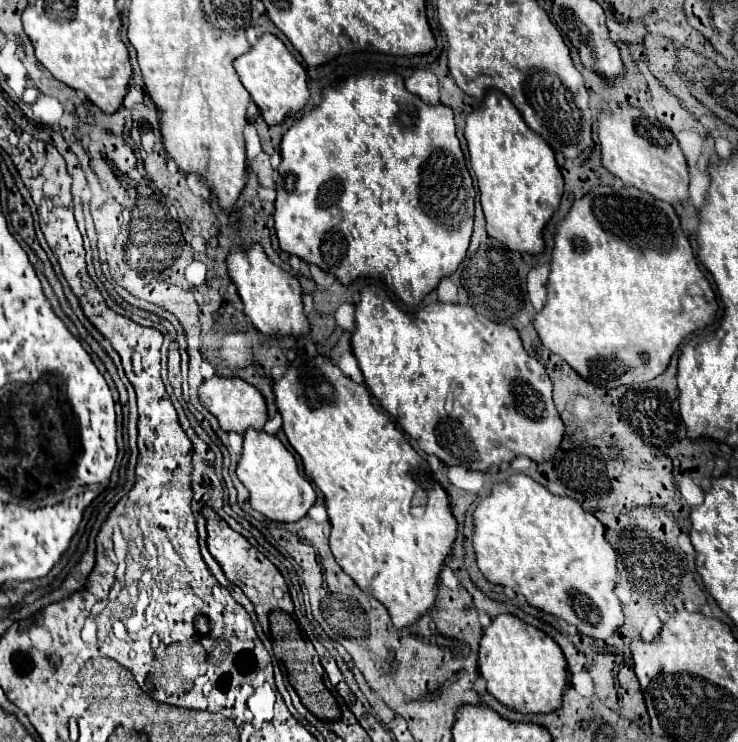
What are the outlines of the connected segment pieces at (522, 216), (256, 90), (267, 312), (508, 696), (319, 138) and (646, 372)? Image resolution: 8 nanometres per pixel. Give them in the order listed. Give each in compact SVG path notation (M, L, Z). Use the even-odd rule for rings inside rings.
M488 89L484 101L474 109L464 127L464 137L468 141L470 149L470 165L476 173L476 181L480 187L480 203L486 217L486 231L490 237L506 243L512 251L520 253L532 253L538 255L544 251L544 239L542 229L552 217L552 213L558 209L562 191L564 191L564 179L556 165L554 151L550 145L532 129L528 129L526 121L522 119L520 111L512 105L512 101L500 93L498 89Z
M264 33L252 45L252 49L234 61L242 85L250 93L252 101L260 107L262 117L268 125L278 125L288 113L300 111L308 101L306 71L288 51L288 47L272 33Z
M254 243L250 249L234 245L226 259L228 275L238 287L238 295L244 303L244 313L252 325L264 335L302 335L308 333L308 319L302 311L302 287L294 275L276 267L264 247Z
M502 613L496 619L492 619L492 625L484 629L482 641L480 641L480 663L478 669L482 677L486 679L486 689L504 705L510 709L522 711L522 713L550 713L560 707L562 693L566 687L566 659L560 651L560 647L550 639L544 631L524 623L520 617L512 613Z
M368 69L358 75L352 75L344 79L344 83L322 89L322 101L318 107L312 111L304 113L296 125L292 125L280 145L280 155L282 163L278 167L280 175L276 179L276 211L274 211L274 221L276 221L276 235L280 241L280 247L288 253L298 255L300 259L308 263L316 263L320 269L326 273L334 273L344 285L354 281L356 277L374 277L380 279L388 285L396 297L400 297L408 307L416 307L436 285L442 277L452 275L462 259L466 257L468 245L470 245L470 235L472 235L472 223L474 223L474 197L476 191L472 187L470 173L466 169L464 153L460 151L460 143L456 137L456 127L454 127L454 113L446 105L428 105L424 103L418 95L410 93L404 87L404 79L396 73L384 73L378 69Z
M594 187L582 199L576 199L572 203L568 215L556 225L550 277L548 277L546 289L548 289L548 301L546 301L544 309L534 317L534 327L540 335L542 345L546 349L550 349L552 353L560 355L588 383L592 383L596 387L604 387L604 389L620 387L620 385L628 385L628 383L650 381L650 379L658 377L660 373L664 373L664 369L668 367L670 357L674 355L680 341L684 337L688 337L692 331L710 325L714 321L716 311L718 311L716 295L714 295L708 279L704 277L704 273L700 271L700 267L694 259L694 251L690 247L690 241L686 239L686 235L680 227L680 217L672 209L672 205L664 203L660 199L654 199L652 195L642 193L634 187L620 187L620 189L616 189L616 187Z

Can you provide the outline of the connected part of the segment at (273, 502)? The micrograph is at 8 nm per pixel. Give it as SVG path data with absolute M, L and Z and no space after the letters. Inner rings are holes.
M248 429L244 433L244 451L236 475L250 491L252 509L272 521L298 521L316 501L316 493L312 485L300 475L294 455L280 443L276 435L268 435L264 431Z

